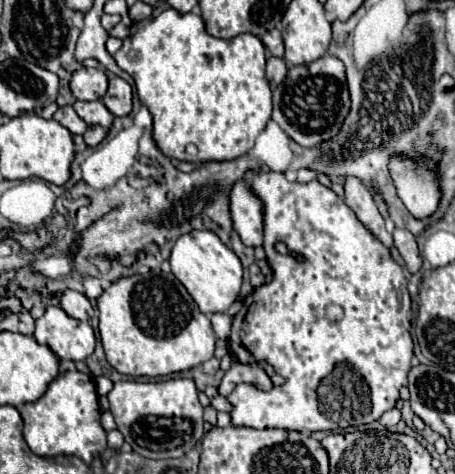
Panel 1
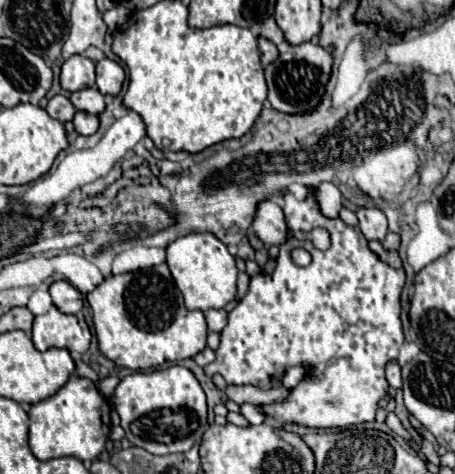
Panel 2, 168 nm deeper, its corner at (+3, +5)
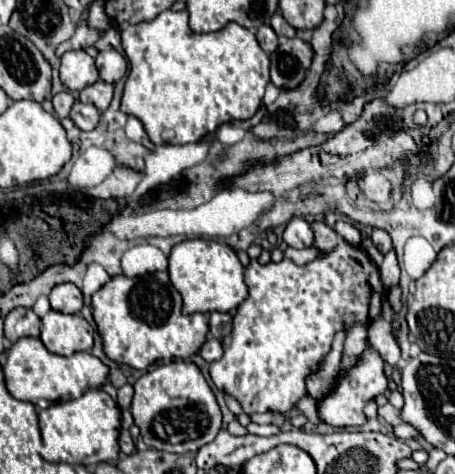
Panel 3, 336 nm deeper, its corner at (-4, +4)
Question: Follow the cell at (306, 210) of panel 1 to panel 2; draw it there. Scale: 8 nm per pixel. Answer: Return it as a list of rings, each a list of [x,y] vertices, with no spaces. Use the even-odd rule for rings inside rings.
[[[308,187],[308,195],[306,195],[306,199],[302,199],[302,201],[298,201],[290,191],[286,191],[284,197],[282,197],[282,201],[284,201],[282,205],[284,205],[286,227],[288,227],[290,233],[292,233],[292,231],[312,231],[312,229],[316,229],[316,227],[324,227],[324,229],[330,233],[330,237],[332,237],[332,245],[330,245],[330,249],[326,249],[326,251],[320,251],[320,249],[316,249],[316,247],[312,245],[312,241],[298,241],[298,239],[294,239],[294,237],[290,237],[284,245],[280,245],[280,255],[278,255],[278,259],[276,259],[276,269],[274,269],[274,273],[272,273],[272,275],[256,275],[256,277],[252,277],[252,279],[250,279],[250,289],[248,289],[248,293],[246,293],[246,295],[238,301],[238,305],[228,313],[228,325],[226,325],[226,327],[222,329],[222,333],[220,333],[220,339],[222,339],[222,341],[220,341],[220,347],[216,349],[216,359],[214,359],[214,363],[206,365],[204,371],[206,371],[206,375],[210,375],[210,377],[212,377],[214,373],[220,373],[220,375],[226,379],[226,383],[236,383],[236,385],[252,383],[252,385],[258,385],[258,387],[268,389],[268,387],[274,387],[274,385],[280,383],[282,371],[286,371],[286,369],[292,367],[292,365],[304,365],[304,367],[308,367],[310,371],[308,371],[308,373],[304,375],[304,379],[290,391],[290,395],[288,395],[282,403],[272,403],[272,405],[262,405],[262,407],[258,407],[262,413],[266,413],[266,415],[268,415],[270,419],[274,419],[278,425],[298,423],[298,425],[304,425],[304,427],[350,427],[350,425],[358,425],[358,423],[364,423],[364,421],[374,421],[376,409],[378,409],[380,401],[388,395],[388,381],[386,381],[384,369],[386,369],[388,361],[396,361],[396,359],[398,359],[398,349],[400,349],[400,345],[404,343],[404,331],[402,331],[402,321],[400,321],[400,293],[402,293],[404,279],[406,279],[404,269],[394,269],[394,267],[390,267],[390,265],[384,263],[374,251],[370,251],[368,241],[364,239],[364,235],[362,235],[362,231],[360,231],[358,227],[346,225],[340,217],[330,219],[330,217],[322,215],[320,205],[318,205],[318,201],[316,201],[316,187]],[[294,247],[302,247],[302,249],[310,251],[312,263],[310,263],[308,267],[296,267],[296,265],[292,263],[292,259],[290,259],[290,249],[294,249]]]

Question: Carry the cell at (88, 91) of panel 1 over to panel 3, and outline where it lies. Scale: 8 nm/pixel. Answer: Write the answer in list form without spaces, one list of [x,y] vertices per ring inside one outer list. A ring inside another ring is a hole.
[[[71,50],[61,56],[59,78],[69,90],[83,90],[99,80],[95,60],[85,50]]]

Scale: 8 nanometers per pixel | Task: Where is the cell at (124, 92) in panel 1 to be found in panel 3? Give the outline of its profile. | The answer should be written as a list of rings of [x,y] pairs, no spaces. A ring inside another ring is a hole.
[[[113,48],[101,50],[97,54],[97,58],[95,58],[95,64],[97,64],[101,80],[107,80],[111,84],[121,80],[125,76],[125,72],[127,72],[127,60]]]

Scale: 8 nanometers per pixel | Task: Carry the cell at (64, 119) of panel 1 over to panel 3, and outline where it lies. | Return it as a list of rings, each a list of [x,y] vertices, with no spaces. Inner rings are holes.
[[[59,92],[53,96],[53,106],[55,106],[55,114],[59,118],[67,118],[69,116],[69,110],[73,106],[73,96],[69,92]]]

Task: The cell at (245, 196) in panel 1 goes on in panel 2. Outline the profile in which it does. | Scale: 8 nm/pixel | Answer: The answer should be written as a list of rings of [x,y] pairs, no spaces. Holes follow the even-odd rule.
[[[262,199],[258,203],[252,229],[264,245],[282,245],[288,239],[284,213],[272,199]]]

